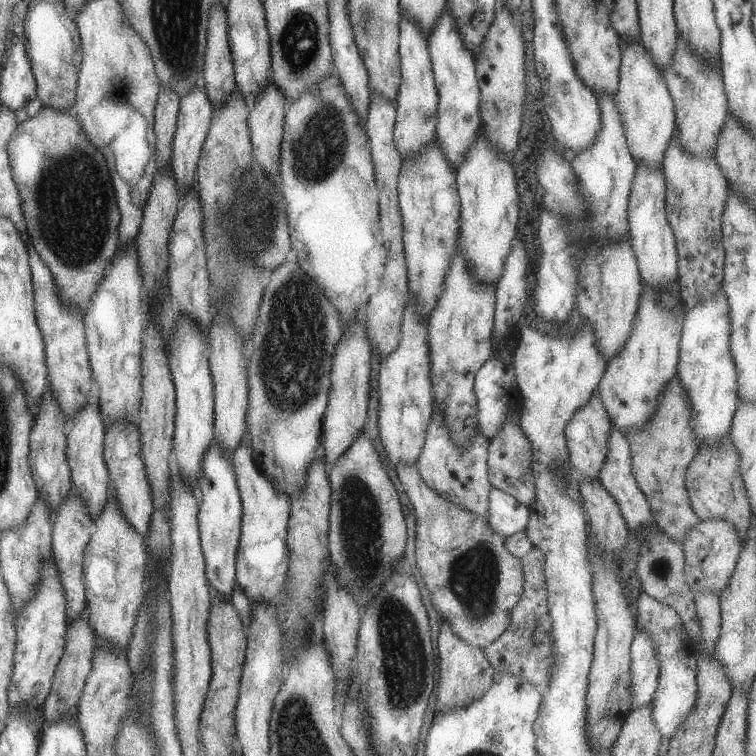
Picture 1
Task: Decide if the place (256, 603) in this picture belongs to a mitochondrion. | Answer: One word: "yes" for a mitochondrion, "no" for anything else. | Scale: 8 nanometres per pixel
no

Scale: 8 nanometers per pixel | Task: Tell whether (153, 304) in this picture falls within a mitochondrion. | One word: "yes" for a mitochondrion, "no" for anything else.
no

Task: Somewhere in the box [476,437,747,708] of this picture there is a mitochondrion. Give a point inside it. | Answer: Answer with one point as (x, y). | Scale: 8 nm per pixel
(661, 567)

